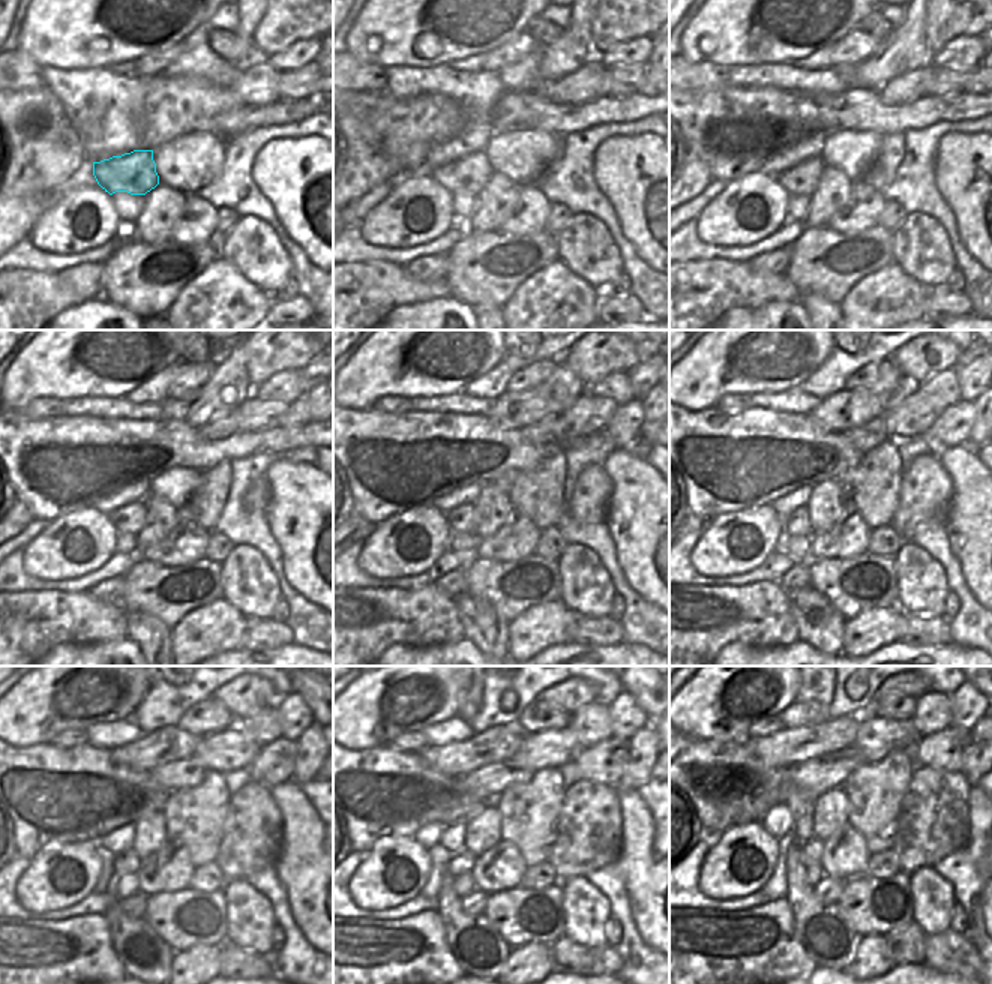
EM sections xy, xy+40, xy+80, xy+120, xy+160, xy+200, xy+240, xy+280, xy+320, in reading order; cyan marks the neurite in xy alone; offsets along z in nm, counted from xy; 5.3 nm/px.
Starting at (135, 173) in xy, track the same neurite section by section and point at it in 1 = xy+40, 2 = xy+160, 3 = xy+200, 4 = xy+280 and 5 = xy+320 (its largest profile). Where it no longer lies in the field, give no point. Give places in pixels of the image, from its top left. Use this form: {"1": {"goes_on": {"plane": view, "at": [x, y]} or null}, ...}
{"1": {"goes_on": {"plane": "xy+40", "at": [470, 173]}}, "2": {"goes_on": {"plane": "xy+160", "at": [461, 519]}}, "3": {"goes_on": {"plane": "xy+200", "at": [797, 522]}}, "4": {"goes_on": {"plane": "xy+280", "at": [462, 861]}}, "5": {"goes_on": {"plane": "xy+320", "at": [811, 852]}}}

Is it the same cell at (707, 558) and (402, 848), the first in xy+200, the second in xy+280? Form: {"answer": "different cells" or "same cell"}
{"answer": "same cell"}

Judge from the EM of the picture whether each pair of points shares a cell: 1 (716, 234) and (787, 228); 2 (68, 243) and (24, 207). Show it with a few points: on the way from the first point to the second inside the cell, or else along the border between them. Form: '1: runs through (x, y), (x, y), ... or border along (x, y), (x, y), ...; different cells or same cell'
1: border along (788, 215), (769, 236), (746, 246); different cells
2: border along (63, 194), (33, 224), (26, 239); different cells

